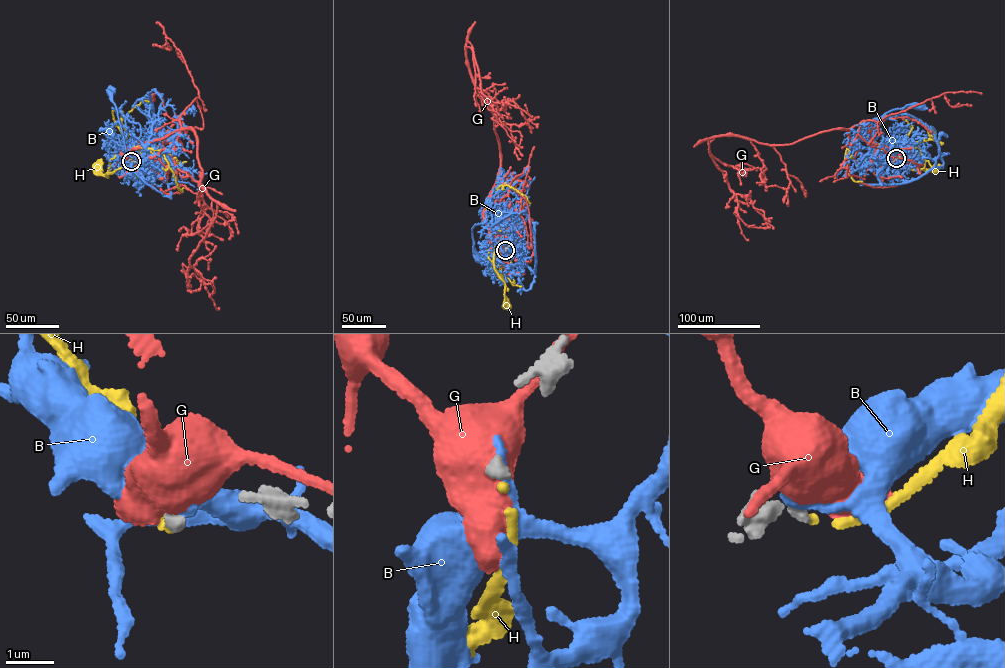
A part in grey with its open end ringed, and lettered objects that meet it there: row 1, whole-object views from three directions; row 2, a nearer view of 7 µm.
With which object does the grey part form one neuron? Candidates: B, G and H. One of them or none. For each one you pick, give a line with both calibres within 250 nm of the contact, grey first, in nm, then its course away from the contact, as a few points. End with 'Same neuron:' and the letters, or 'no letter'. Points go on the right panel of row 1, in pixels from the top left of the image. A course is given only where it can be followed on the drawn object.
H: 190/140 nm | via (896, 158), (901, 154), (900, 150), (889, 157), (913, 169), (935, 168)
Same neuron: H

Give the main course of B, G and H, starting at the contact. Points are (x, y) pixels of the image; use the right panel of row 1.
B: (896, 158), (884, 158), (876, 150), (877, 145), (870, 141), (875, 124), (892, 110), (921, 107)
G: (896, 158), (847, 129), (778, 145), (734, 136), (708, 138), (710, 155), (735, 200), (751, 204), (767, 226)
H: (896, 158), (901, 154), (900, 150), (889, 157), (913, 169), (935, 168)

